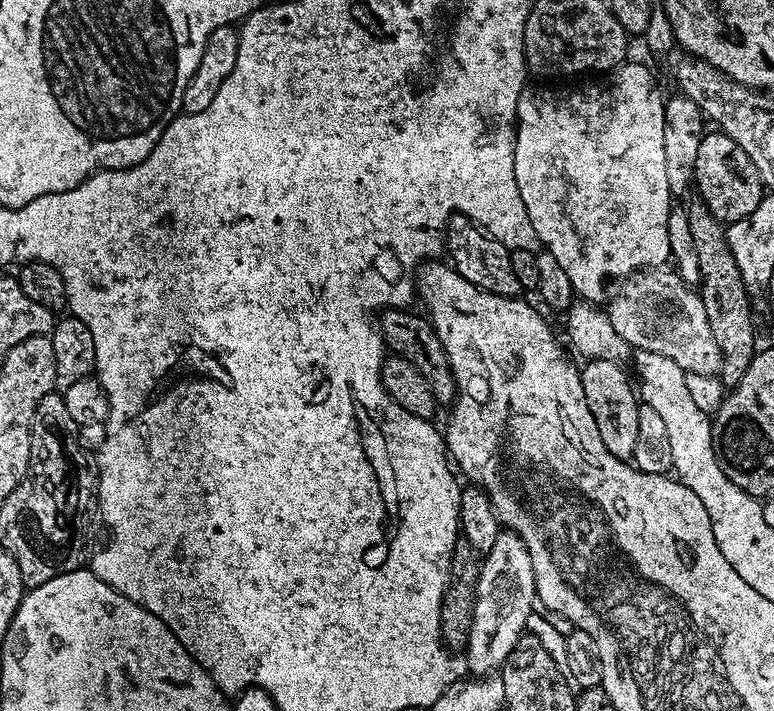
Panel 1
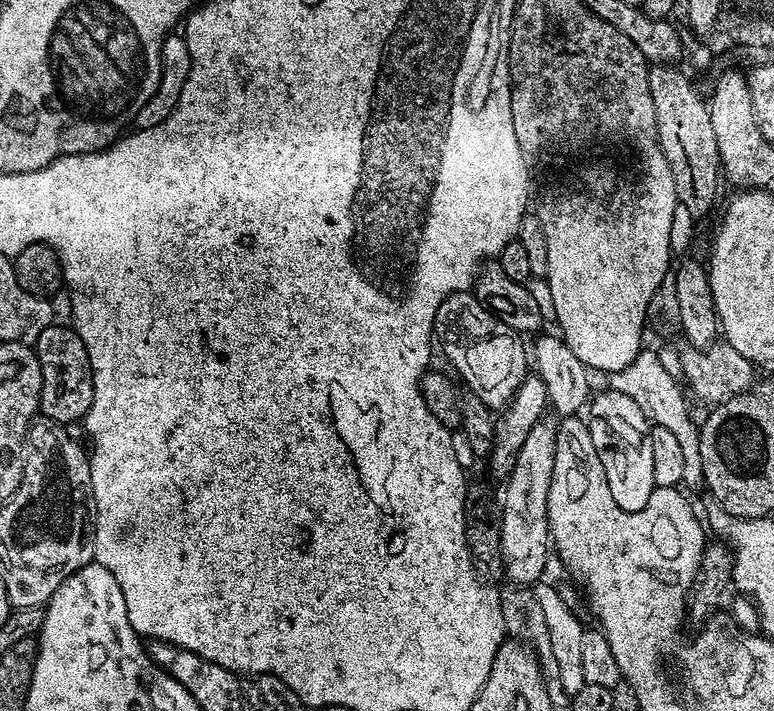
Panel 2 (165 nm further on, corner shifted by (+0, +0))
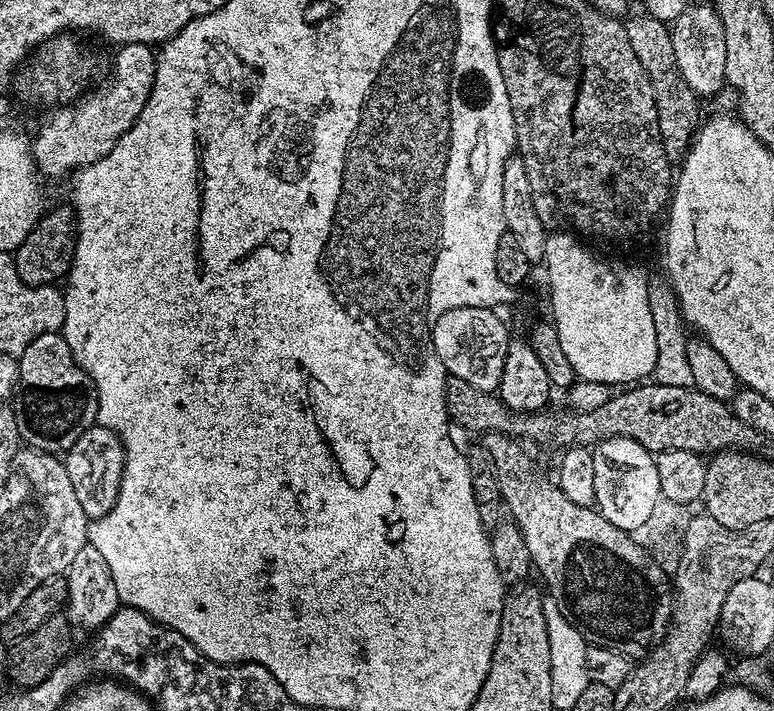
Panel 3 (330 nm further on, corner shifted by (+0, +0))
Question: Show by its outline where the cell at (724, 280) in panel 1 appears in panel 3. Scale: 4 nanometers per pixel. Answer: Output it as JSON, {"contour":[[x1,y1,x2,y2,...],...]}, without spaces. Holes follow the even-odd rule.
{"contour":[[633,15,624,24,624,29,630,38,630,46,634,46,634,54,638,54,638,62,642,62,642,70,646,70,650,78,655,106,658,109,658,126,659,134,662,135,663,149,666,150,668,160,676,164,683,159,688,145,698,130,702,118,701,101,682,76,682,70,678,68,678,58,674,58,671,27,665,21,653,16,639,15,636,17]]}

